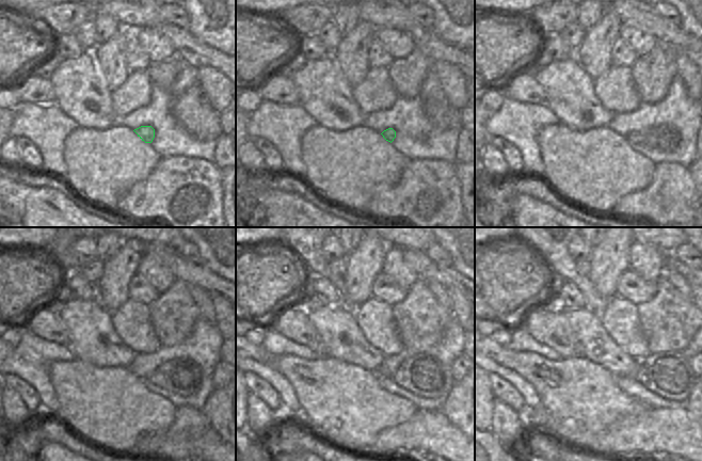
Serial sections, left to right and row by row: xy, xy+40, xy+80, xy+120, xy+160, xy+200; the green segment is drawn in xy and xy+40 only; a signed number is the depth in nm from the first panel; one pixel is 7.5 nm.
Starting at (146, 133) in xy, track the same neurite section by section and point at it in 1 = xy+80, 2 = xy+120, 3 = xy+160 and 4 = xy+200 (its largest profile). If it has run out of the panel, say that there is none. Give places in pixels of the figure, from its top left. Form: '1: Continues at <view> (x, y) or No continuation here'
1: Continues at xy+80 (665, 138)
2: Continues at xy+120 (184, 377)
3: Continues at xy+160 (425, 376)
4: Continues at xy+200 (669, 375).

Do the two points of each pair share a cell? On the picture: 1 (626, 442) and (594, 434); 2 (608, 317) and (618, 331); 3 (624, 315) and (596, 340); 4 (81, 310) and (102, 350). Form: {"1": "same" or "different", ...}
{"1": "same", "2": "same", "3": "different", "4": "same"}

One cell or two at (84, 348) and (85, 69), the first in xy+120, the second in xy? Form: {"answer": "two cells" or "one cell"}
{"answer": "one cell"}

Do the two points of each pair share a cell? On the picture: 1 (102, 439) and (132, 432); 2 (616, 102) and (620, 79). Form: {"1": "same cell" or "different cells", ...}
{"1": "same cell", "2": "same cell"}

